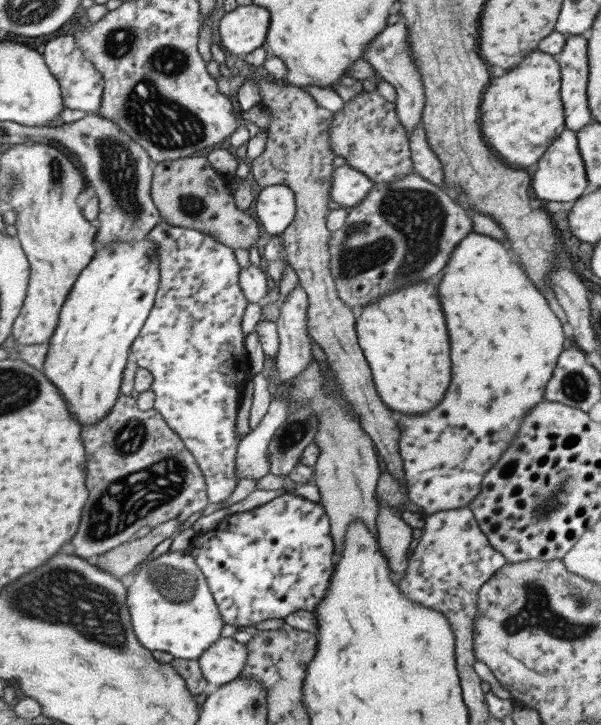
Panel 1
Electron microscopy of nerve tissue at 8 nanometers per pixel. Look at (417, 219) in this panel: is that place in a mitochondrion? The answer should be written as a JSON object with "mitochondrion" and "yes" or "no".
{"mitochondrion":"yes"}

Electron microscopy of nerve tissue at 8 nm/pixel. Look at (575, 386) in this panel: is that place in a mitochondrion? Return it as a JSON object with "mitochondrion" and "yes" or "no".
{"mitochondrion":"yes"}

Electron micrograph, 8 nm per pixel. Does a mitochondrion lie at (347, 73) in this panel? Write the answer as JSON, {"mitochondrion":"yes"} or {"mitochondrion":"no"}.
{"mitochondrion":"no"}

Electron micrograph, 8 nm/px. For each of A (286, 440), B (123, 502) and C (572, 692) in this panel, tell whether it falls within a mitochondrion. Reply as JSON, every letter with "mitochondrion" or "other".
{"A":"mitochondrion","B":"mitochondrion","C":"other"}

